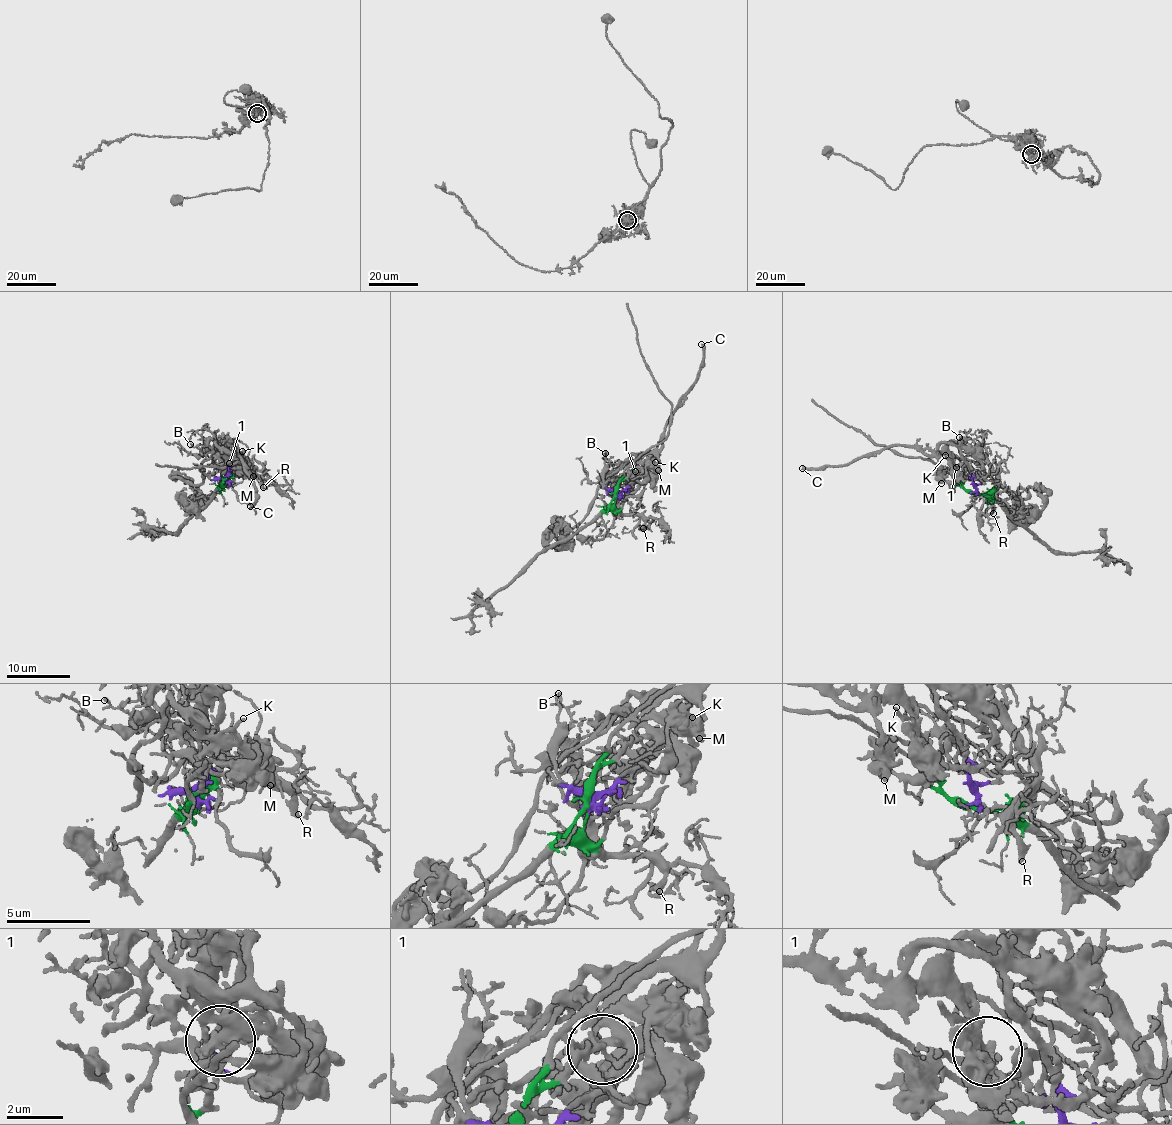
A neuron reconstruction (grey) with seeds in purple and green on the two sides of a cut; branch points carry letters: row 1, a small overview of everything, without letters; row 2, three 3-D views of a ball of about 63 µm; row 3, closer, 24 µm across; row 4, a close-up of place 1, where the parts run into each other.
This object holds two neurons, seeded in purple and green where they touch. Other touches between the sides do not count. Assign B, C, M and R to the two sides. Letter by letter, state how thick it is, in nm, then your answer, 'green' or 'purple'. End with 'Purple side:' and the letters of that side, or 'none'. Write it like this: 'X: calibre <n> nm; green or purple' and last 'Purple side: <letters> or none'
B: calibre 100 nm; green
C: calibre 340 nm; purple
M: calibre 480 nm; purple
R: calibre 440 nm; green
Purple side: C, M

